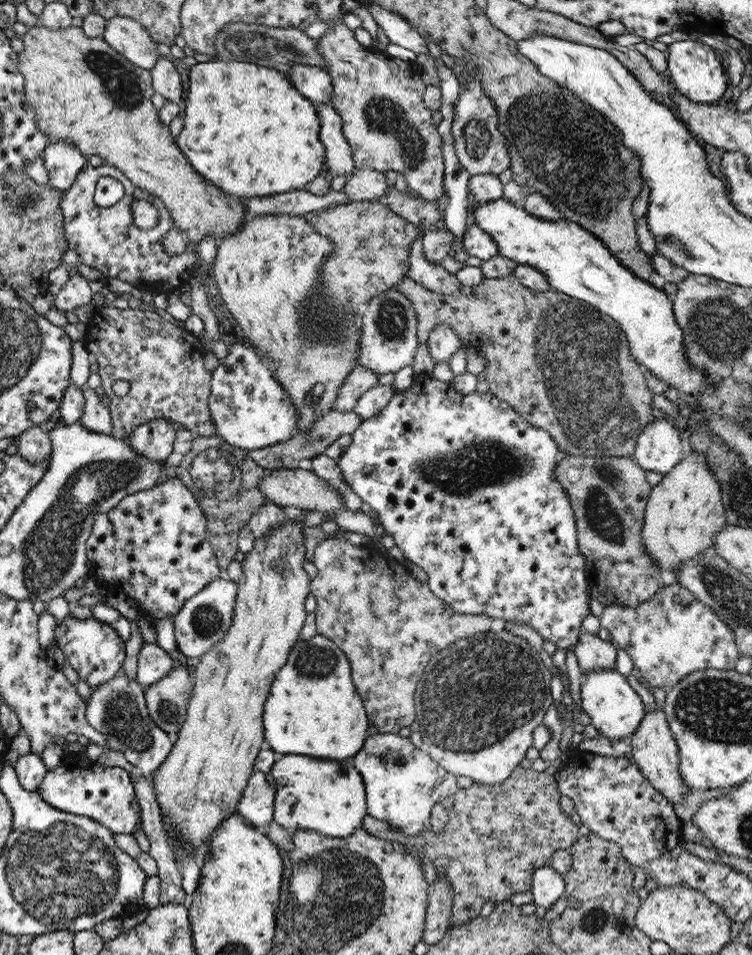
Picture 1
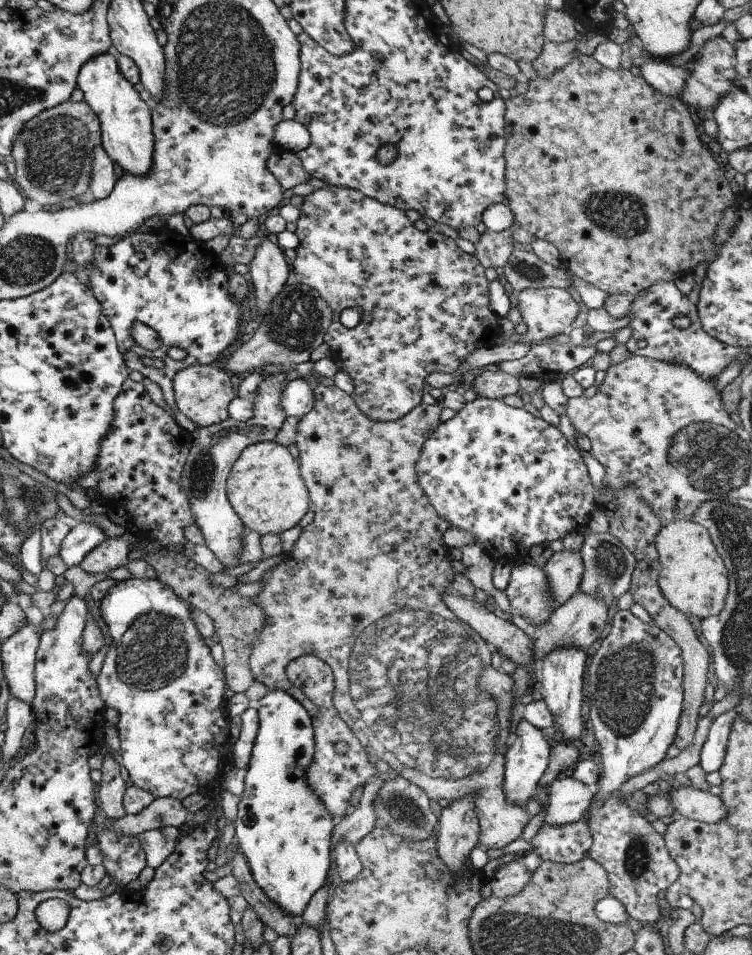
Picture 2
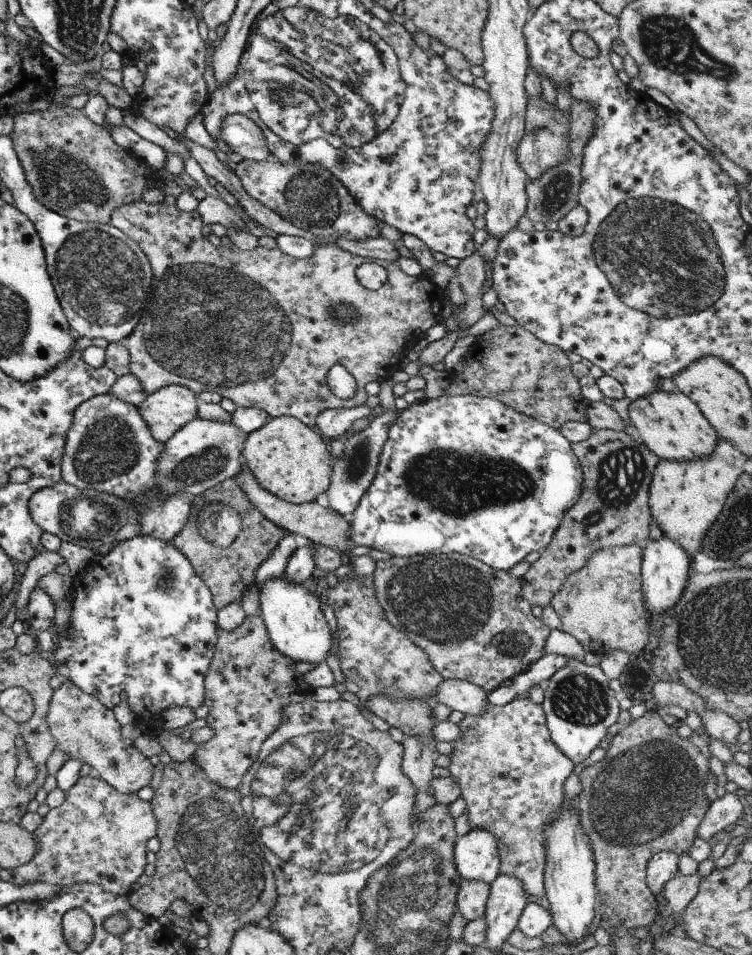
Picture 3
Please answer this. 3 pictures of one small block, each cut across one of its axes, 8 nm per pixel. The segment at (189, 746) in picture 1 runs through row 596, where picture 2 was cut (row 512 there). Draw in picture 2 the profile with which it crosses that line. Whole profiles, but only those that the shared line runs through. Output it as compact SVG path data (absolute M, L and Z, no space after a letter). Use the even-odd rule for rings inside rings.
M274 440L246 446L240 452L226 478L226 495L242 525L258 535L280 535L297 525L309 510L308 492L300 477L298 462L291 457L291 453L285 447Z

